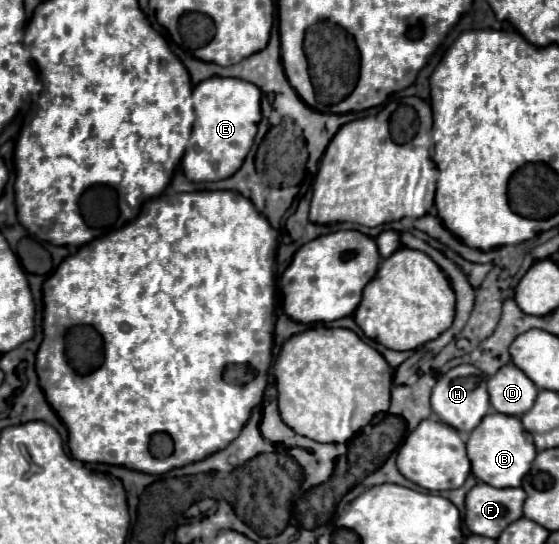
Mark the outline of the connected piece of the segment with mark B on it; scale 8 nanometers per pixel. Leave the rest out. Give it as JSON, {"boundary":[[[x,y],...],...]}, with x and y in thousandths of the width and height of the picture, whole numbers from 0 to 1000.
{"boundary":[[[886,757],[871,761],[864,776],[839,798],[835,835],[843,846],[843,864],[860,886],[886,897],[925,897],[932,893],[936,875],[946,868],[961,827],[953,805],[946,794],[939,794],[928,768]]]}

